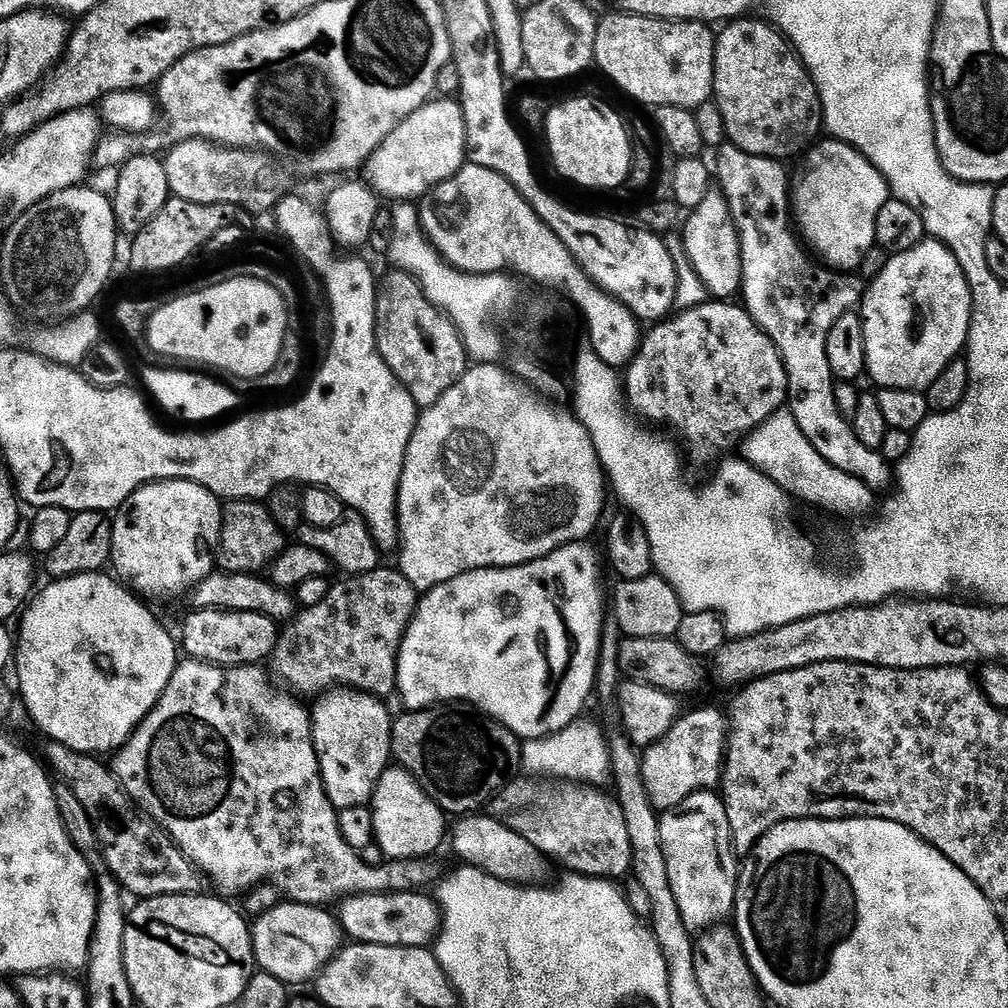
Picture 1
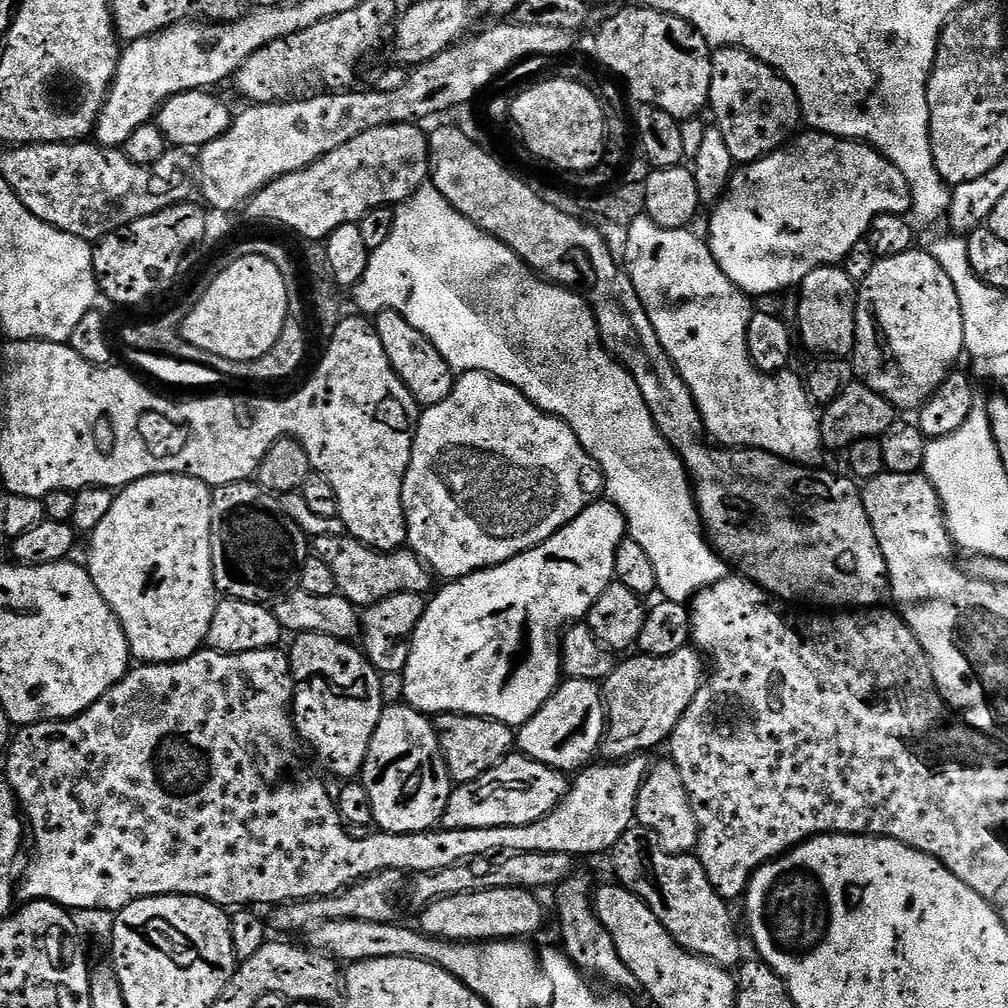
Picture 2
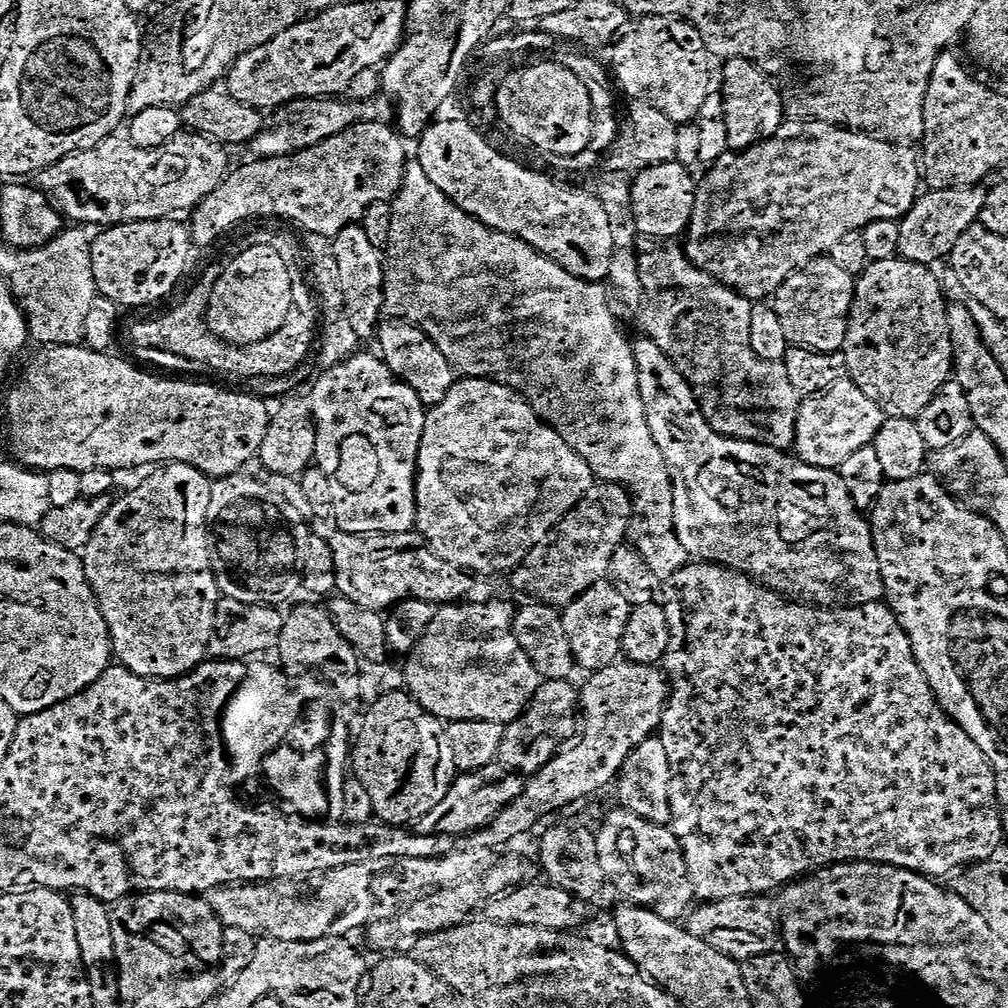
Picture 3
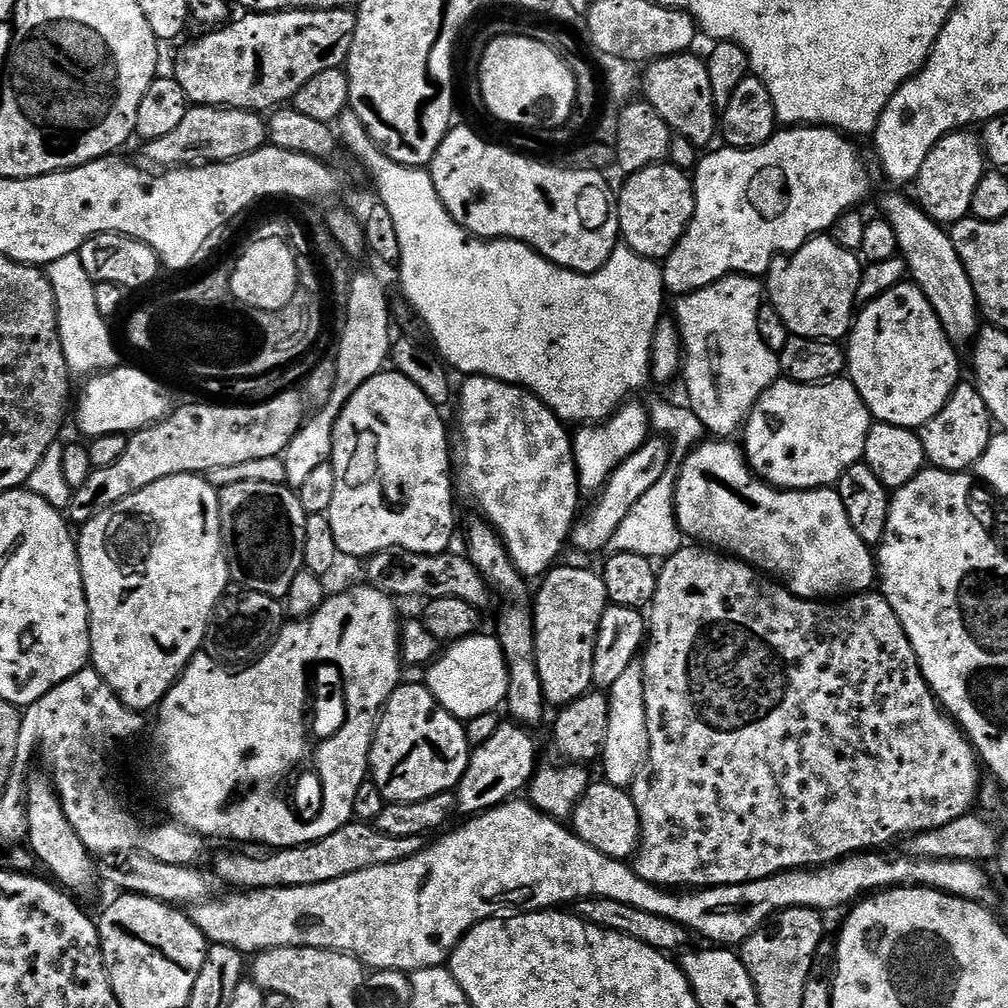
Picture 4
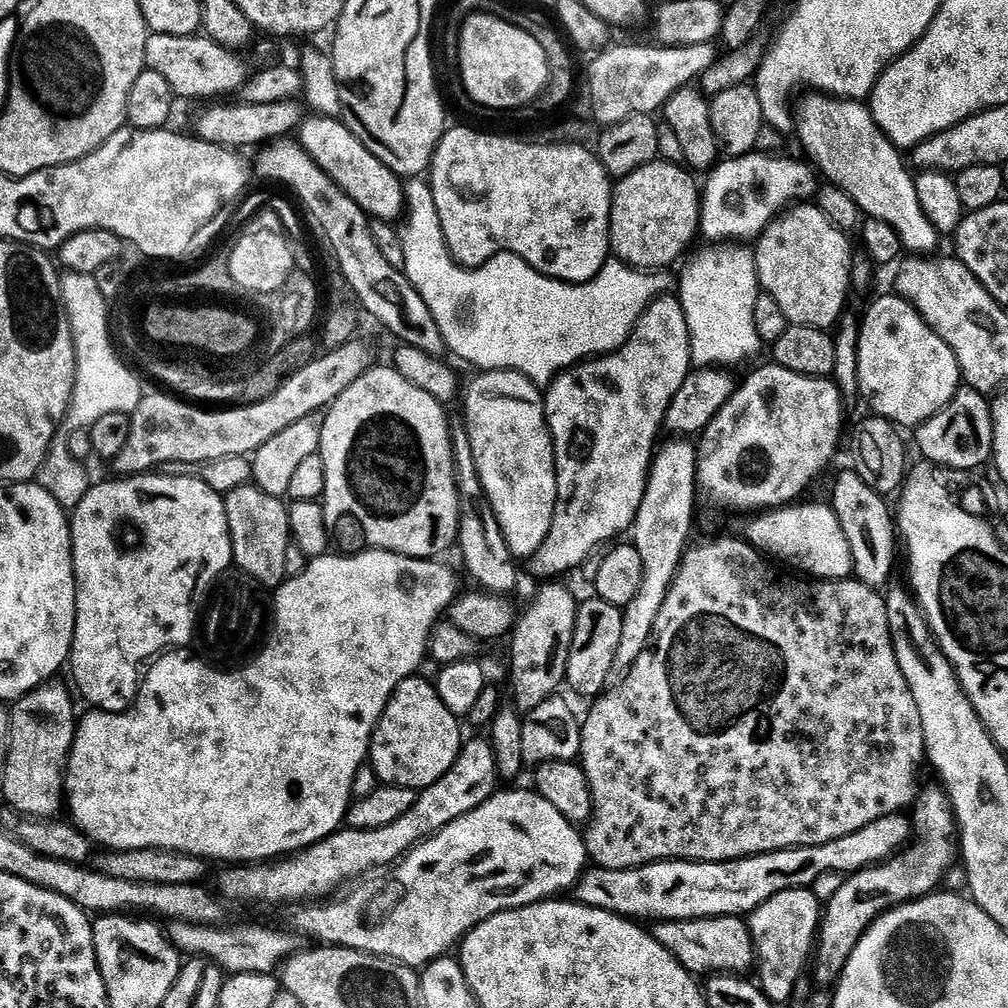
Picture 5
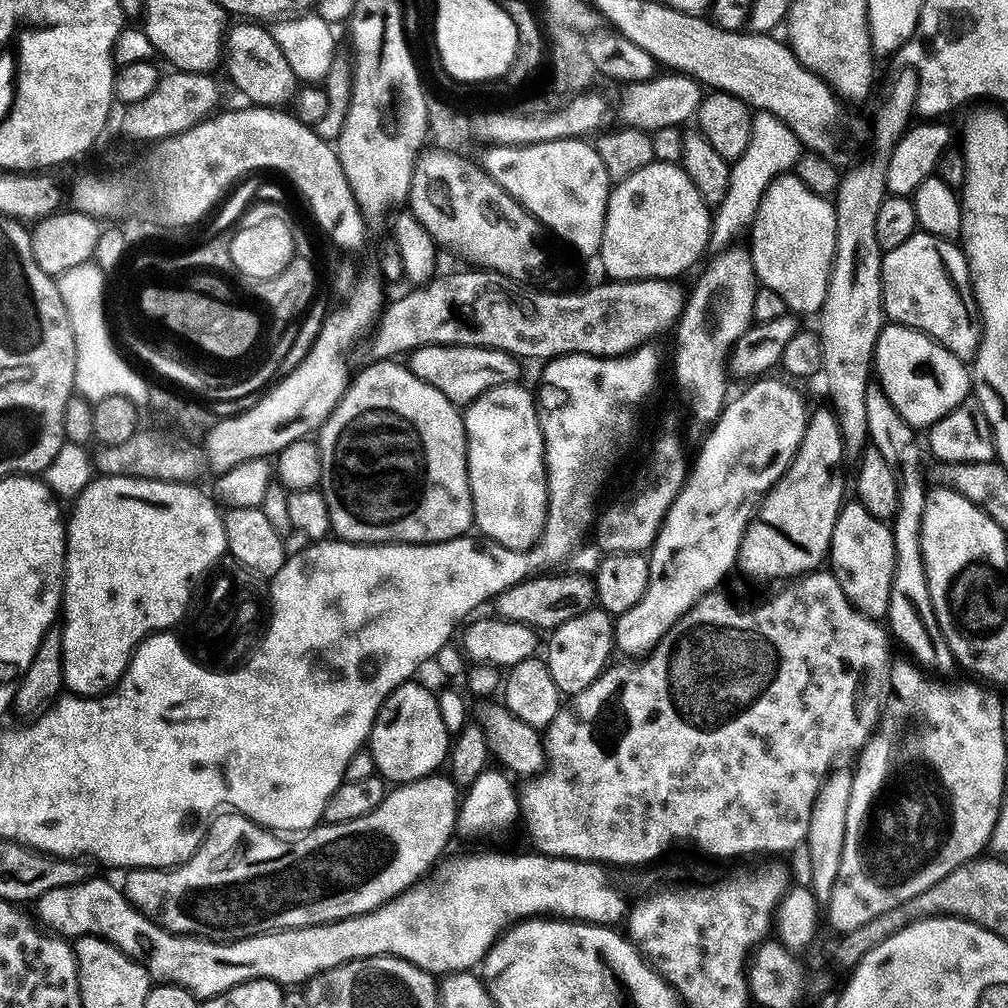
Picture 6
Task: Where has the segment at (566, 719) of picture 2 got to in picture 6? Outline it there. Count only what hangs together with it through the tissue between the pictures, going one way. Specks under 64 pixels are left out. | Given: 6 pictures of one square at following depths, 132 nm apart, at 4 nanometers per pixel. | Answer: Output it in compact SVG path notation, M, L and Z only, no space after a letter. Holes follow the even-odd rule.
M437 774L435 776L427 776L425 780L415 780L412 784L401 784L399 786L393 787L388 795L386 802L382 804L374 812L374 814L366 814L366 818L358 818L358 822L342 822L341 824L330 824L325 823L323 826L314 828L310 832L305 832L303 834L297 835L295 838L285 838L283 835L277 834L275 832L268 831L267 828L263 828L261 824L255 824L253 820L248 820L246 817L241 816L239 812L232 810L227 814L229 816L224 816L225 814L220 814L211 821L210 827L205 835L204 844L198 850L198 854L194 854L194 858L190 858L190 862L185 864L180 864L177 868L146 868L143 870L132 870L127 873L128 881L123 881L122 887L128 894L129 900L136 905L137 908L148 913L152 919L160 923L163 928L169 928L172 932L177 932L179 936L202 936L205 938L243 938L245 936L261 936L267 932L285 932L291 928L313 928L319 924L333 924L339 920L349 920L355 916L364 916L368 912L374 912L377 908L381 908L384 904L389 904L391 900L396 900L398 897L403 896L405 892L417 887L421 883L420 880L436 863L440 860L440 855L448 848L448 843L452 840L452 835L455 837L458 832L458 825L460 823L460 807L462 805L462 792L458 787L456 781L448 774Z

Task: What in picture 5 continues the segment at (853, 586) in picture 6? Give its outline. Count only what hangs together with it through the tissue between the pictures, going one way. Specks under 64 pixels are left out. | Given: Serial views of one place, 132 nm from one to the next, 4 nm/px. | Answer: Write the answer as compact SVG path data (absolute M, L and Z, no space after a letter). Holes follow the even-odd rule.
M848 470L837 474L832 484L830 503L838 522L842 522L842 534L846 534L846 542L850 542L850 554L856 567L855 579L871 588L883 589L893 579L896 544L898 548L898 525L893 509L888 509L889 501L872 486L866 486L856 471Z

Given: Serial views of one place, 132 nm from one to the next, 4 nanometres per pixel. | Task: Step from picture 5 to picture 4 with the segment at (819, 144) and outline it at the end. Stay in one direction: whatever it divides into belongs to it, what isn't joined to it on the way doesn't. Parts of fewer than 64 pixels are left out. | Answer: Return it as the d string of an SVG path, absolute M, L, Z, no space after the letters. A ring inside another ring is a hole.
M888 194L882 200L882 208L885 219L893 227L899 255L907 264L907 275L912 278L916 278L913 277L916 275L925 276L919 287L922 294L928 296L930 306L934 314L938 314L948 339L957 346L971 345L982 320L978 315L974 286L970 286L970 278L958 260L958 250L954 250L951 235L909 197Z

